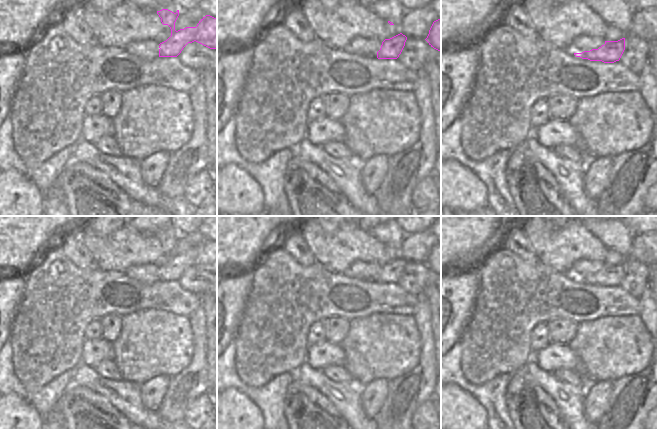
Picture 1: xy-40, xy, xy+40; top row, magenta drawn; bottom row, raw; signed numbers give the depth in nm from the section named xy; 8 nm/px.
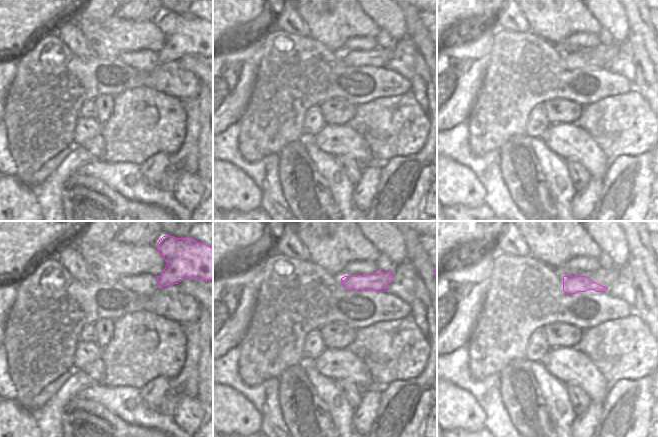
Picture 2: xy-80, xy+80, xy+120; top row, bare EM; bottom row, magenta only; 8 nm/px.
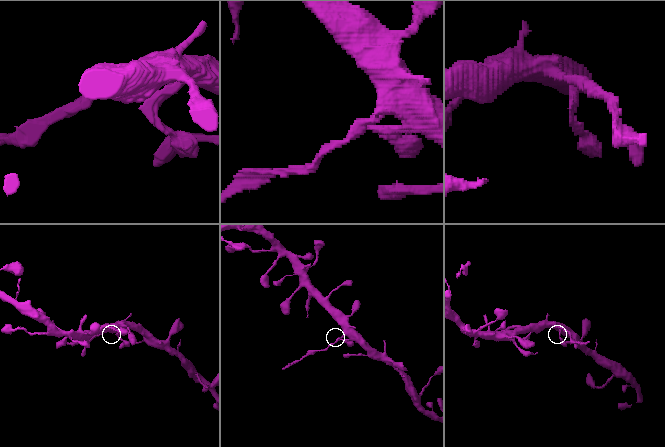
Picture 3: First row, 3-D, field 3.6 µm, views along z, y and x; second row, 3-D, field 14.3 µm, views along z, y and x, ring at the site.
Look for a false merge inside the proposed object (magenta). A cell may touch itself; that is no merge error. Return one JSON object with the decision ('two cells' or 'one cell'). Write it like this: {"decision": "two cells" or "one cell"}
{"decision": "two cells"}

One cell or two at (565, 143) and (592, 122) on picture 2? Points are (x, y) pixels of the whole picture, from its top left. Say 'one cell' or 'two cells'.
two cells

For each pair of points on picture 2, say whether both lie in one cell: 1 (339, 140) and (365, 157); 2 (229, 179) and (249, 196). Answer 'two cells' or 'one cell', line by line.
1: one cell
2: one cell

